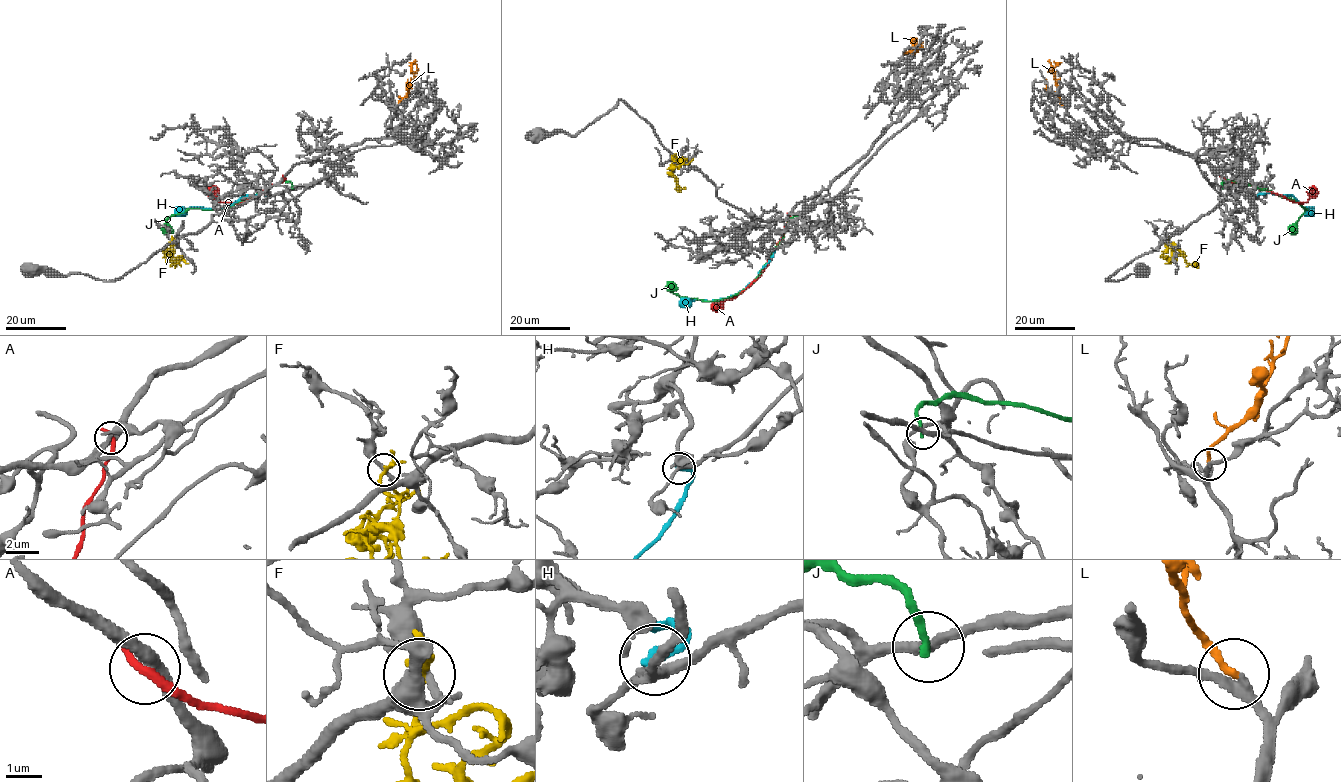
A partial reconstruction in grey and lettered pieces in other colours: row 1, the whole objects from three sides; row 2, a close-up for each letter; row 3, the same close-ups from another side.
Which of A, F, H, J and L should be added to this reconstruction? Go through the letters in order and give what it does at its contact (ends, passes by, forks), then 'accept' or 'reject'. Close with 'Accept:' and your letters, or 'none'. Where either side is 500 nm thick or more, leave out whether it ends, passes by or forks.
A: it ends | reject
F: it forks | reject
H: it ends | reject
J: it ends | reject
L: it ends | accept
Accept: L

